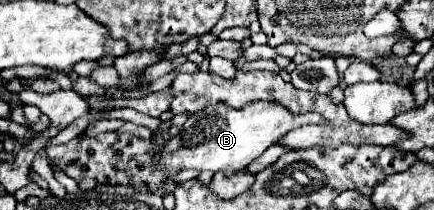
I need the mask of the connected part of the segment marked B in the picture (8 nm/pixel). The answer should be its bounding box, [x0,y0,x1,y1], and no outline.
[155,102,327,172]

